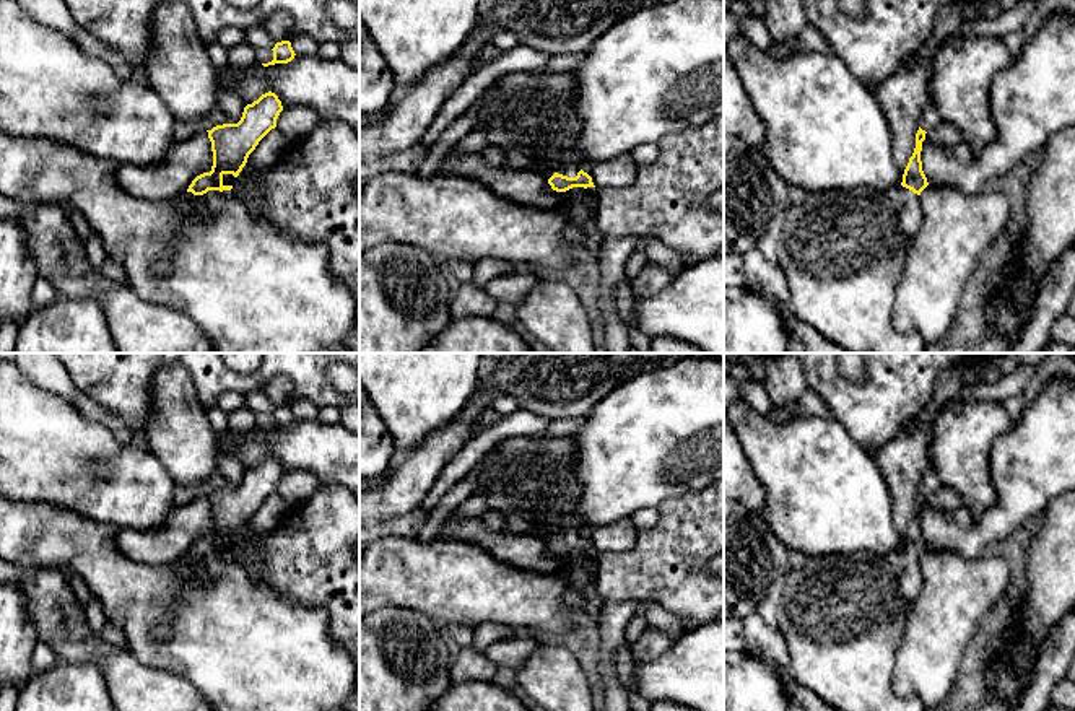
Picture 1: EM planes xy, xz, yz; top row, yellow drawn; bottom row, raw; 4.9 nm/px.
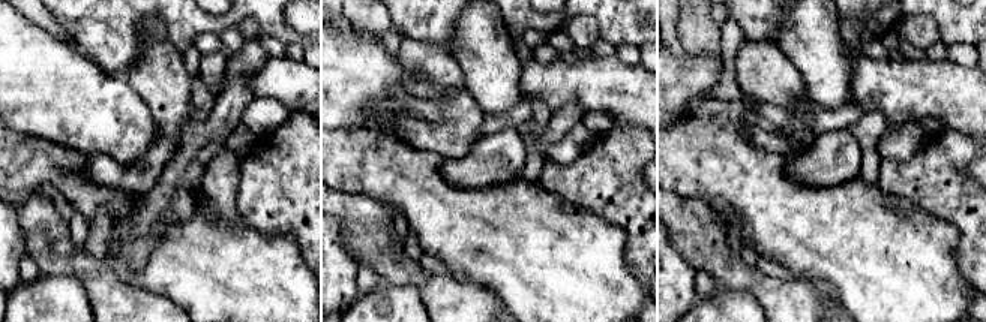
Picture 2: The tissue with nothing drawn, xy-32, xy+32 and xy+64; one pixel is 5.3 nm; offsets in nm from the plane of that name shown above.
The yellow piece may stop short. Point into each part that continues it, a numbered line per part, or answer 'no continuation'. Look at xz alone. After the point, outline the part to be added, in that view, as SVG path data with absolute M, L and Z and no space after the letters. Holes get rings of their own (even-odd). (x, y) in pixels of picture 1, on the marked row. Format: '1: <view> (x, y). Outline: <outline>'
1: xz (530, 114). Outline: M571 72L507 73L473 103L480 109L473 130L483 129L488 143L504 150L512 171L533 171L546 182L555 172L576 177L584 164L576 150L577 99Z

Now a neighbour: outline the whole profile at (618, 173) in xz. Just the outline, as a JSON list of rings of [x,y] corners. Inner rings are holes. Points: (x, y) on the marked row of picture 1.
[[[628,153],[608,161],[584,161],[582,171],[592,177],[597,189],[629,189],[636,179],[638,164]]]

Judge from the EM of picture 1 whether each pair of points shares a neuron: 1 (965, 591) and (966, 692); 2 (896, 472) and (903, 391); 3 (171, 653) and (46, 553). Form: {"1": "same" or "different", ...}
{"1": "different", "2": "different", "3": "same"}

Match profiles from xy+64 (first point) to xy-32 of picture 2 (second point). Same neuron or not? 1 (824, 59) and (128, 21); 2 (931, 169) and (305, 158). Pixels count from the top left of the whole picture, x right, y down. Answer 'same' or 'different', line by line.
1: different
2: same

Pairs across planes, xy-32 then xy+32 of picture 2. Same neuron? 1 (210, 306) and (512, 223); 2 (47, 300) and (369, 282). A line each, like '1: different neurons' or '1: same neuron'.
1: same neuron
2: different neurons

